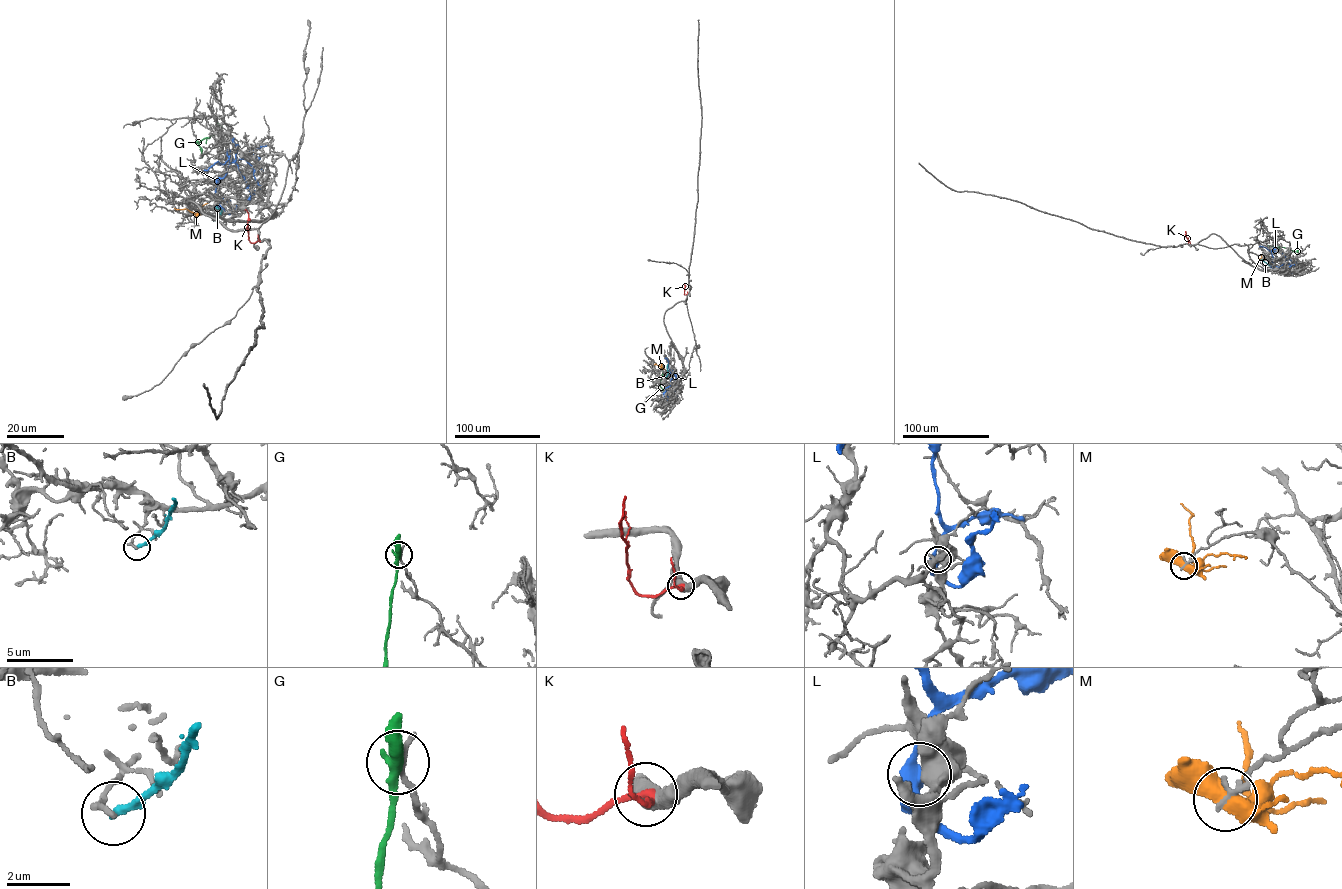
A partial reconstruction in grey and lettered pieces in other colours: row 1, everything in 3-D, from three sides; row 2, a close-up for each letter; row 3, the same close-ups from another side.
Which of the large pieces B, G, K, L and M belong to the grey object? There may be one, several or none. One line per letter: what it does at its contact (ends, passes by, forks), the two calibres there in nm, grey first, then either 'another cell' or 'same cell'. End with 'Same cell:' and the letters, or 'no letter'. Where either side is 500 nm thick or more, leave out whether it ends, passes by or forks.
B: it ends | 180/240 nm | another cell
G: it passes by | 240/360 nm | another cell
K: 500/170 nm | another cell
L: 750/500 nm | another cell
M: it forks | 190/440 nm | another cell
Same cell: no letter

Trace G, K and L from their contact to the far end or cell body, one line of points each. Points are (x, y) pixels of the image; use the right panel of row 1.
G: (1270, 245), (1298, 250)
K: (1189, 244), (1185, 231)
L: (1295, 261), (1286, 258), (1290, 266), (1280, 271), (1270, 267)

